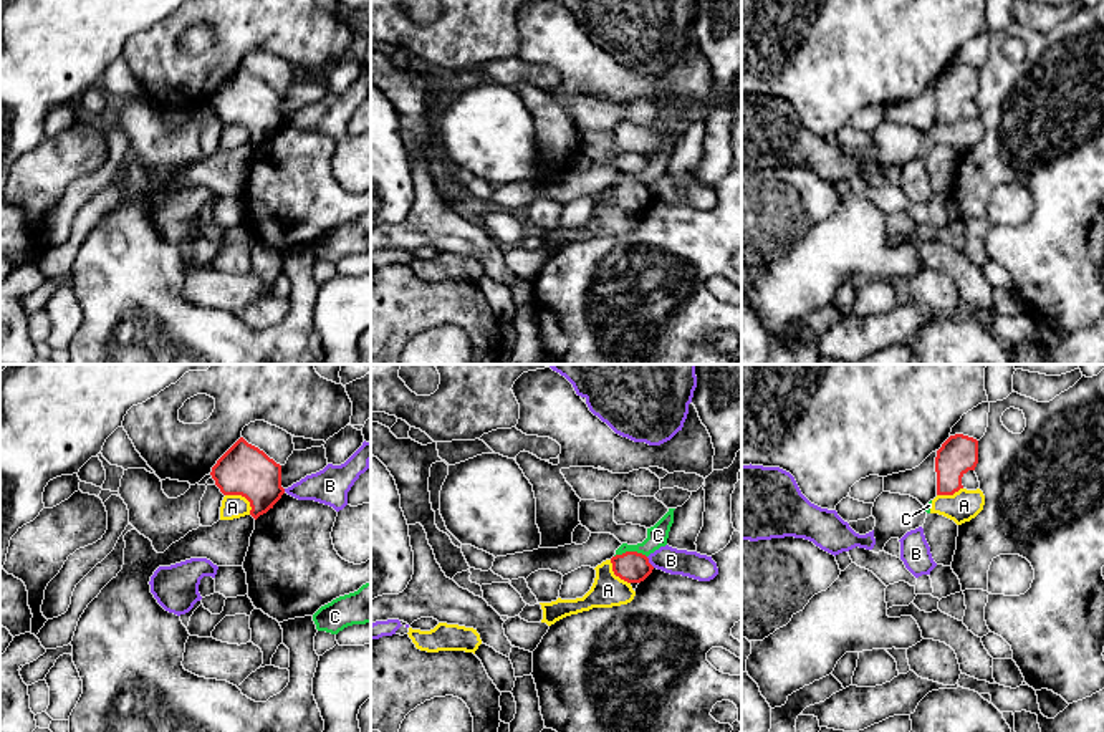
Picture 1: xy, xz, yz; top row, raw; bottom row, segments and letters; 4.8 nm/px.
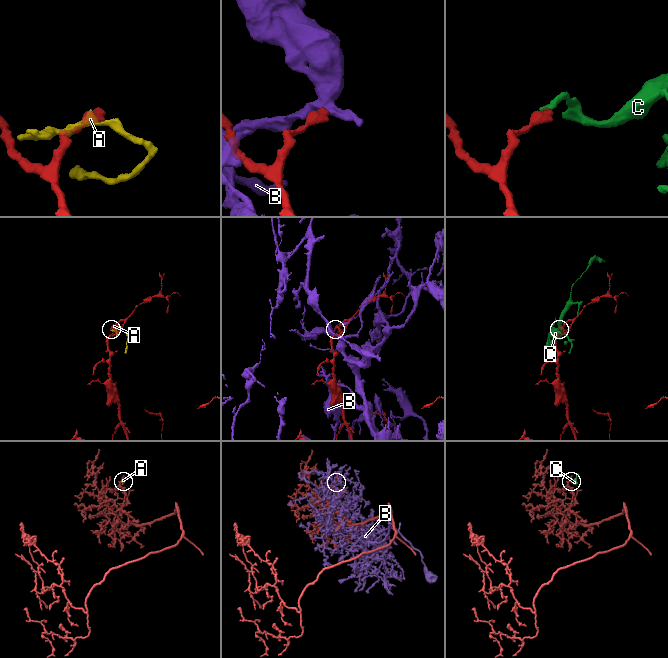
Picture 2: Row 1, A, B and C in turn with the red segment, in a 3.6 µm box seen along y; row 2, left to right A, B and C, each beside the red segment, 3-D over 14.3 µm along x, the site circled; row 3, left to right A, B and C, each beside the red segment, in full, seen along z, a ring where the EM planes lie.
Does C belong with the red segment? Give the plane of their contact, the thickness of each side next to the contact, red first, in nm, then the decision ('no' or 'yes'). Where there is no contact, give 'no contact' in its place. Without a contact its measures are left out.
xz | 150/100 nm | no

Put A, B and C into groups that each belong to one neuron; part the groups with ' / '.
A C / B

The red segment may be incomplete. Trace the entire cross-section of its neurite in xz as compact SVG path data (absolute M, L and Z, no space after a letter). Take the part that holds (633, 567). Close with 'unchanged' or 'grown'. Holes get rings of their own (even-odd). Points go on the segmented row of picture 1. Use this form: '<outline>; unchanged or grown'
M626 551L611 558L616 576L627 583L644 581L654 570L649 558L637 551Z; unchanged

